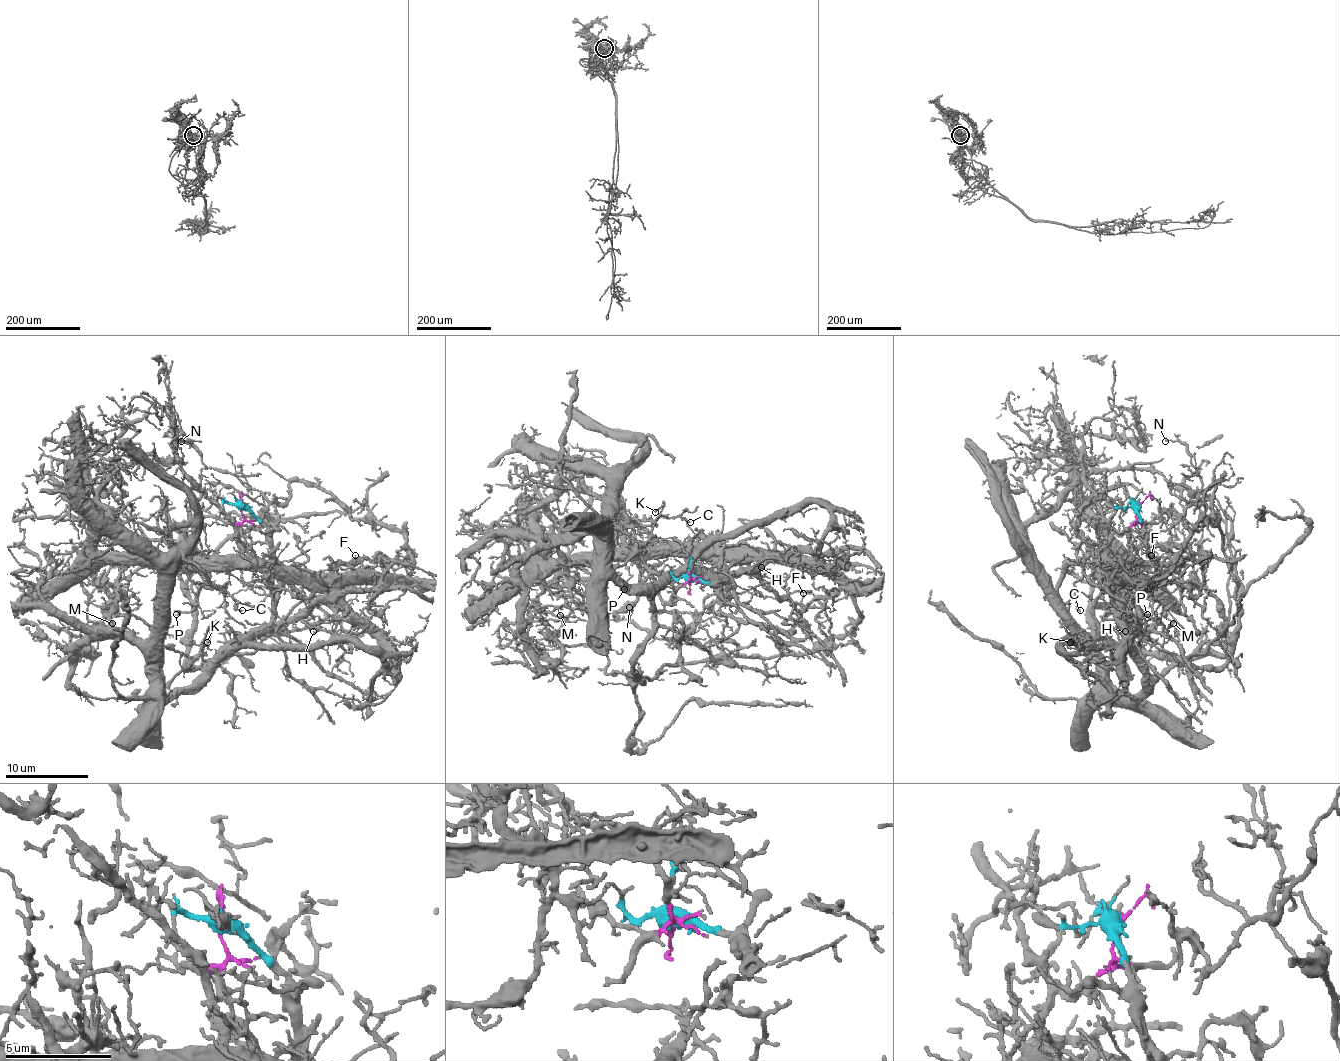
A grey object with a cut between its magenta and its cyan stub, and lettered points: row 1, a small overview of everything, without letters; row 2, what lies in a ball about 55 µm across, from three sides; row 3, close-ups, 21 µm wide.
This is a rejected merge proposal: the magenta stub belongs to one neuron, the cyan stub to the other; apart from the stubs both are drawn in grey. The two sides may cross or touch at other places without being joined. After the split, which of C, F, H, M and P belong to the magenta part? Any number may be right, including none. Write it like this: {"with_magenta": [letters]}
{"with_magenta": ["C", "M", "P"]}

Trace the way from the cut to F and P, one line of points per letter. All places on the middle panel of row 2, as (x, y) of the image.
F: (690, 579), (715, 586), (721, 602), (727, 596), (723, 579), (746, 573), (756, 573), (788, 600), (802, 594)
P: (690, 581), (688, 550), (636, 554), (648, 575), (638, 586), (623, 590)

